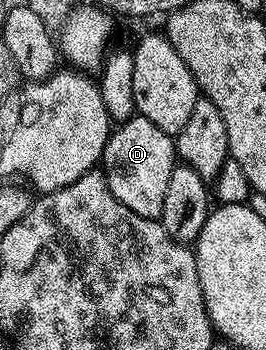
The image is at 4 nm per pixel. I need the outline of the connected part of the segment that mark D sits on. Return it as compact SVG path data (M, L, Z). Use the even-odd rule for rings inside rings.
M135 113L111 130L110 140L104 145L100 170L106 176L108 189L112 189L112 197L116 197L120 205L128 205L128 209L132 209L132 213L140 217L161 220L164 192L168 190L168 181L172 178L172 169L175 165L176 143L172 136L164 133L164 129L159 129L157 125L152 125L148 117Z

